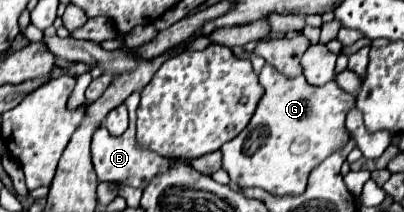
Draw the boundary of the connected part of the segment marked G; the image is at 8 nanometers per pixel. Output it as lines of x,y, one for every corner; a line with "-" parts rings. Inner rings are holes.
264,65
258,73
260,85
264,87
264,95
258,101
258,107
250,119
250,123
240,131
240,135
228,141
222,153
222,169
230,175
230,179
240,187
260,187
272,195
300,195
306,187
308,175
312,167
322,163
332,151
344,147
348,141
348,131
344,127
346,113
354,105
354,97
338,87
336,81
326,83
324,87
310,87
304,83
304,77
284,77
272,65

